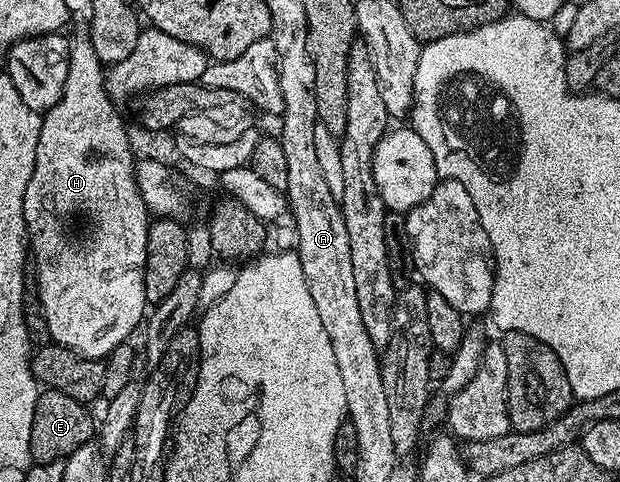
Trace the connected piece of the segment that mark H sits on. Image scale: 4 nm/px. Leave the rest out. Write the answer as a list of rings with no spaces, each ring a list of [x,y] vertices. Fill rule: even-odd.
[[[88,32],[72,34],[69,42],[69,67],[67,83],[63,85],[63,95],[55,107],[51,107],[41,118],[39,131],[39,147],[35,147],[35,171],[31,171],[31,180],[27,182],[27,191],[23,195],[23,219],[28,244],[31,246],[31,257],[37,260],[35,280],[39,299],[43,307],[43,315],[47,319],[47,327],[51,331],[53,341],[63,348],[77,353],[81,357],[104,359],[109,356],[116,345],[124,345],[130,340],[133,332],[138,332],[147,313],[147,302],[144,295],[145,264],[147,263],[147,231],[151,214],[143,203],[143,195],[137,186],[135,172],[135,156],[129,146],[129,137],[125,134],[125,121],[117,114],[118,106],[105,89],[106,70],[103,68],[100,52],[94,47]]]

